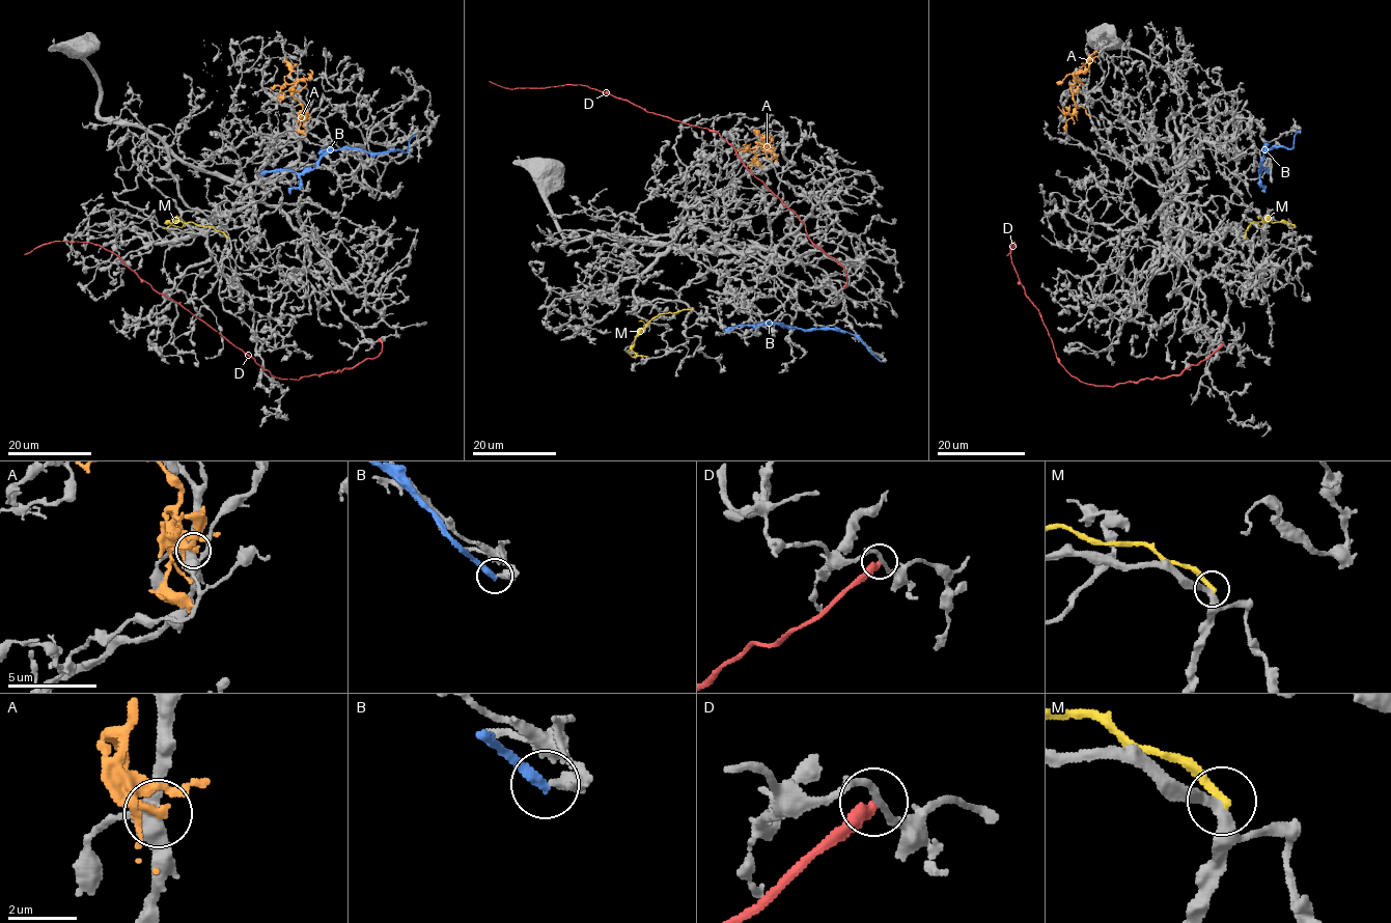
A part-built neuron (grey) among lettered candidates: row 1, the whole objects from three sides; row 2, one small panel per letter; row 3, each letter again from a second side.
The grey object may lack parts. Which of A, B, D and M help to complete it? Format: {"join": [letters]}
{"join": []}

